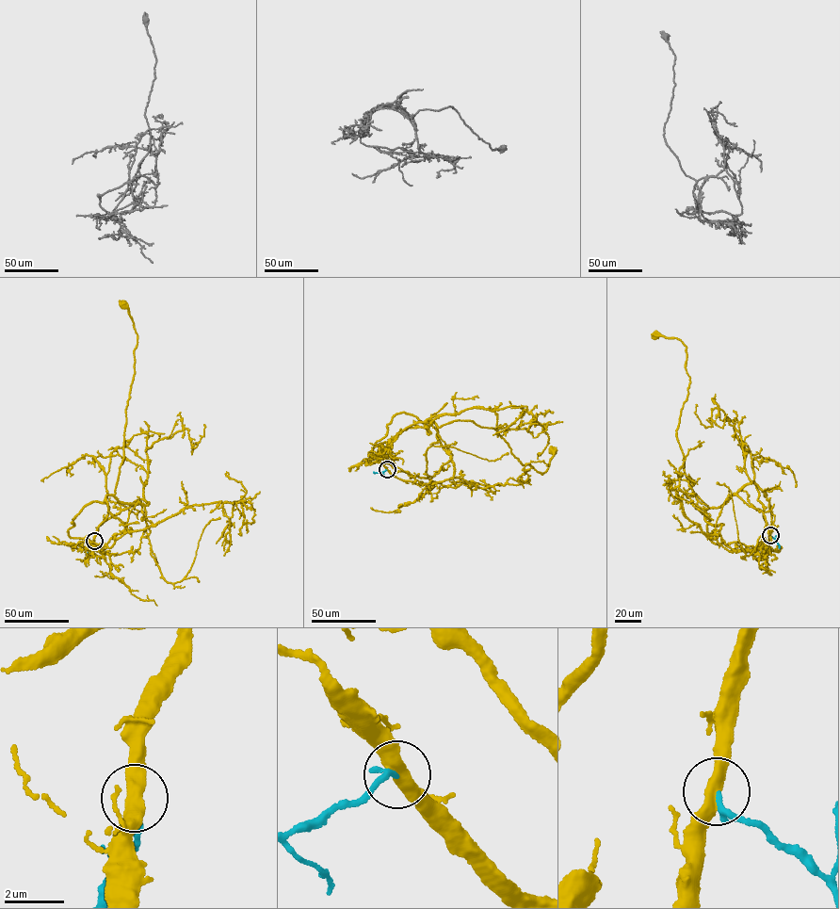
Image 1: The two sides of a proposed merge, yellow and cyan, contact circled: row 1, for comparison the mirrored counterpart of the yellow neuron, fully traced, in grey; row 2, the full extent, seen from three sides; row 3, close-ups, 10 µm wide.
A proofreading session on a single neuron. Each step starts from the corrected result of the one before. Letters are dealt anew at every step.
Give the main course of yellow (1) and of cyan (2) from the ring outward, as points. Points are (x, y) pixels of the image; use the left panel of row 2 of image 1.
1: (94, 541), (104, 522), (136, 500), (149, 503), (126, 503), (114, 495), (137, 344), (132, 319), (122, 306)
2: (94, 541), (88, 554)

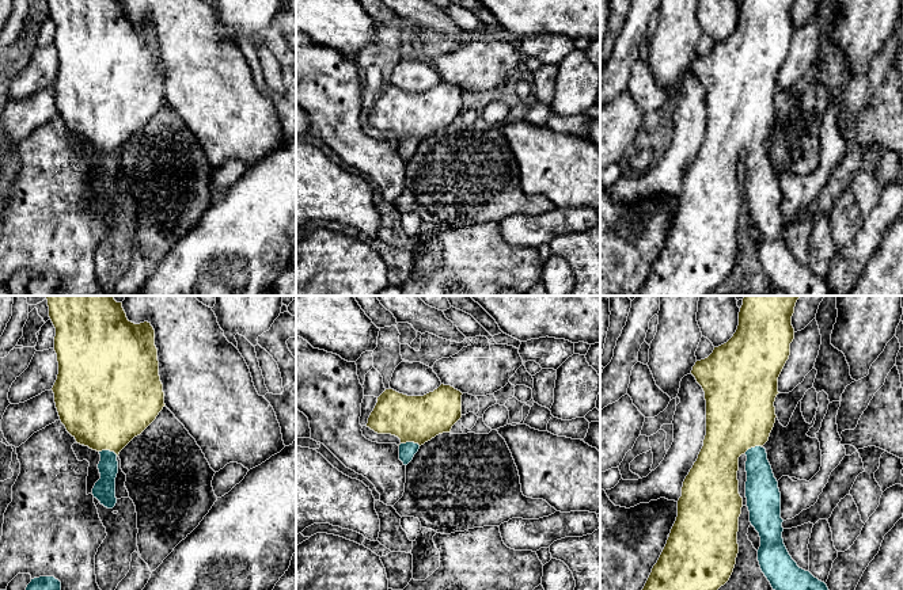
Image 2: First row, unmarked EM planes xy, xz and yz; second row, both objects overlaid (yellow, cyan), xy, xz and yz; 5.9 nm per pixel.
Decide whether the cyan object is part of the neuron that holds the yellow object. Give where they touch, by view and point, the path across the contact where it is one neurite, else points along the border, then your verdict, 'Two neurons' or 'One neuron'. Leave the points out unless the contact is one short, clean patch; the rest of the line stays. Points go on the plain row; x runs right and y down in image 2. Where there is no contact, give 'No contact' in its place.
Touches yellow at xz (409, 137). Path across: xz (417, 115), (409, 137), (406, 147). One neuron

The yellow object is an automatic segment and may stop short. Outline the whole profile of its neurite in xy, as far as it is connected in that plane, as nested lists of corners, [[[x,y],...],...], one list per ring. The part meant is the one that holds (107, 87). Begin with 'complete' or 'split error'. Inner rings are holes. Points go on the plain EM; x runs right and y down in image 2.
split error; [[[48,0],[48,3],[56,24],[54,47],[58,58],[57,76],[52,84],[56,104],[61,119],[76,138],[100,151],[98,160],[100,175],[95,179],[92,191],[100,201],[113,205],[117,199],[117,152],[156,115],[166,102],[155,26],[148,18],[140,20],[129,18],[122,0]]]

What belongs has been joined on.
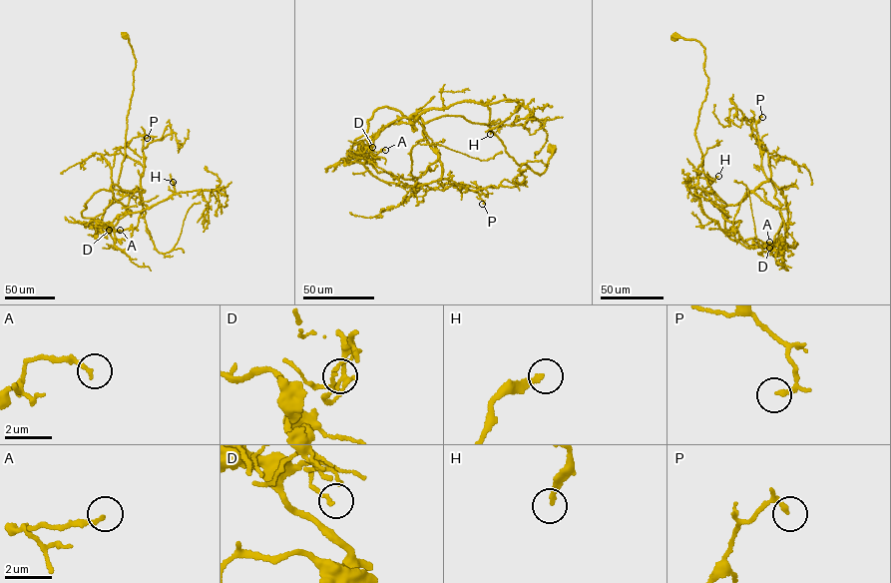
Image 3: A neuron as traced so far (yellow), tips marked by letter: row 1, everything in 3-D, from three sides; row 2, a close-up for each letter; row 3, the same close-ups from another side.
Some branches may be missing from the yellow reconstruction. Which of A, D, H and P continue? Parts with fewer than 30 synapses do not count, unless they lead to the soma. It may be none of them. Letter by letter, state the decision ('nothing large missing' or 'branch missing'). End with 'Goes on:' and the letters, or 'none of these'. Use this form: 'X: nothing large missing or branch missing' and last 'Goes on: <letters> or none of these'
A: nothing large missing
D: nothing large missing
H: branch missing
P: nothing large missing
Goes on: H

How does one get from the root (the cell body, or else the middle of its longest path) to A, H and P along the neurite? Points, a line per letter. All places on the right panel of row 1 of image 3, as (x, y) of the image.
A: (674, 38), (705, 48), (695, 137), (722, 217), (741, 222), (748, 245), (781, 242), (769, 242)
H: (674, 38), (705, 48), (695, 137), (735, 231), (701, 209), (718, 176)
P: (674, 38), (705, 48), (708, 84), (695, 137), (709, 185), (727, 205), (768, 181), (756, 126), (762, 117)

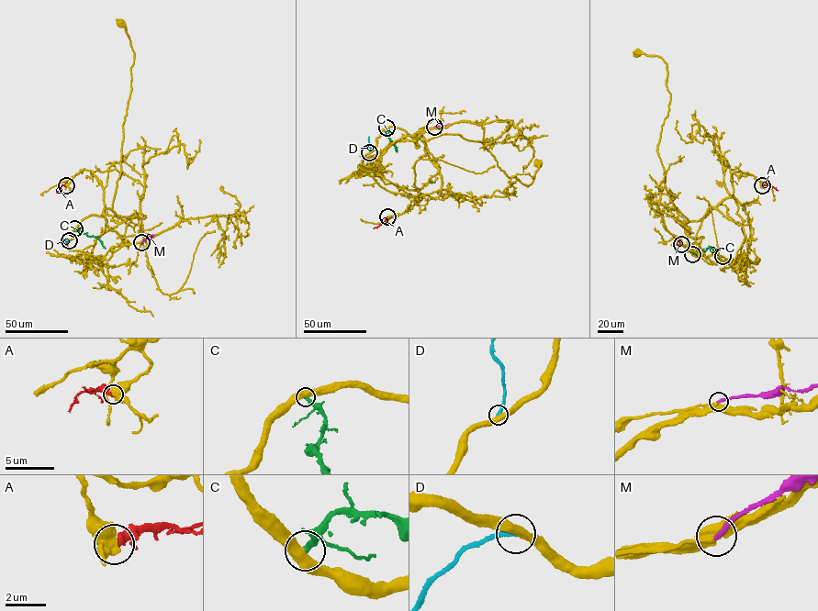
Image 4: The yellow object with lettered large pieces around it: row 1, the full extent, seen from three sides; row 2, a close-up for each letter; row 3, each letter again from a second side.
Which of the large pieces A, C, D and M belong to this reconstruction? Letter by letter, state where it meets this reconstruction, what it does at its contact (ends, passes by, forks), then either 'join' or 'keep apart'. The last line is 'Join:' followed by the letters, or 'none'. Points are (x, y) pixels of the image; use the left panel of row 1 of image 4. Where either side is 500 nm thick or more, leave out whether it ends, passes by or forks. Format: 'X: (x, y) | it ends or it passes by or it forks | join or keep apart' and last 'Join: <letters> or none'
A: (66, 185) | keep apart
C: (74, 228) | keep apart
D: (69, 240) | it ends | keep apart
M: (141, 242) | it ends | join
Join: M

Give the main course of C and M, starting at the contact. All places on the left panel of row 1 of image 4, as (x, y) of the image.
C: (74, 228), (89, 236), (96, 237), (106, 249)
M: (141, 242), (155, 234)

